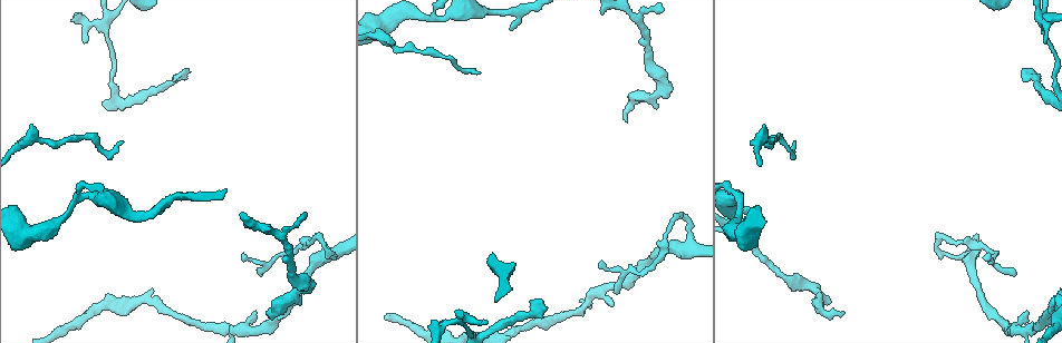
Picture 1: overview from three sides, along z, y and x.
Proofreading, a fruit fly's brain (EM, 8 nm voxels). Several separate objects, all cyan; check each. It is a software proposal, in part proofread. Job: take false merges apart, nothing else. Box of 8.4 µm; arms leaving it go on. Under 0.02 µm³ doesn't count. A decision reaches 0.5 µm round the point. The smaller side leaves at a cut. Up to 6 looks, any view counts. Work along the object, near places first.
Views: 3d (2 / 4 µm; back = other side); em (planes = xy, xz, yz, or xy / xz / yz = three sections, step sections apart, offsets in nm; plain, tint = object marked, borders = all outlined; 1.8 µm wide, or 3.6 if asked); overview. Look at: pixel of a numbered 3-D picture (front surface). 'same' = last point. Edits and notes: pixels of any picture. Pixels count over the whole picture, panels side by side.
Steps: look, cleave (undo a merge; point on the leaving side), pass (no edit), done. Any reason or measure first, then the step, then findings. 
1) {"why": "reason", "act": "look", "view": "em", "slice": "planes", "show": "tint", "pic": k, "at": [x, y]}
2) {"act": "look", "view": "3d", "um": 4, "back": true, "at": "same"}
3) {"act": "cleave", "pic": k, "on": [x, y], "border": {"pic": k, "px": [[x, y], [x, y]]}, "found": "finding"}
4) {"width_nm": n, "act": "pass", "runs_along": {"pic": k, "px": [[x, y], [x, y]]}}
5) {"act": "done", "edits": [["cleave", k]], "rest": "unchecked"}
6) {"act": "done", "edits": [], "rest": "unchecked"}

{"act": "look", "view": "em", "slice": "planes", "show": "plain", "pic": 1, "at": [462, 325]}

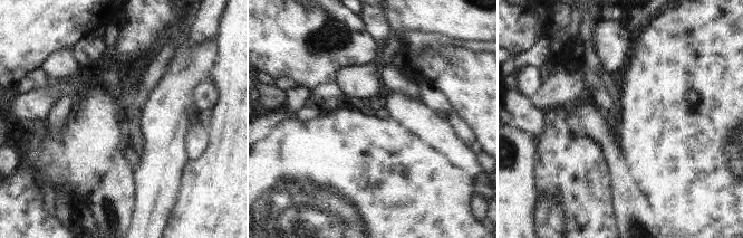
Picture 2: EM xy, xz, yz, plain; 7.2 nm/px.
{"act": "look", "view": "em", "slice": "planes", "show": "tint", "at": "same"}

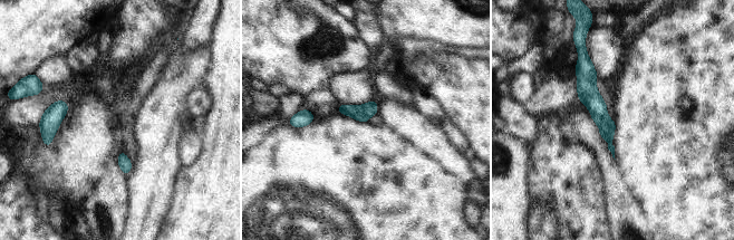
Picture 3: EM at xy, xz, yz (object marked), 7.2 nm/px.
{"act": "cleave", "pic": 3, "on": [589, 95], "border": {"pic": 3, "px": [[591, 112], [606, 114]]}, "found": "a second neuron is stuck on"}

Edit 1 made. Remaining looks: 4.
{"why": "branch point", "act": "look", "view": "em", "slice": "xz", "step": 8, "show": "tint", "pic": 1, "at": [967, 253]}

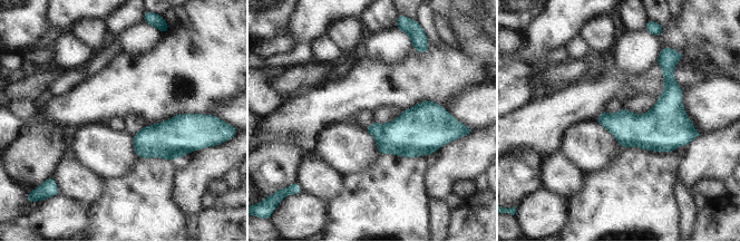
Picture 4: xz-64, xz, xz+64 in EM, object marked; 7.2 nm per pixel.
{"width_nm": 170, "act": "pass", "found": "continuous, no second neuron"}

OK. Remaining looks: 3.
{"why": "thin neck", "act": "look", "view": "3d", "um": 4, "pic": 1, "at": [651, 96]}

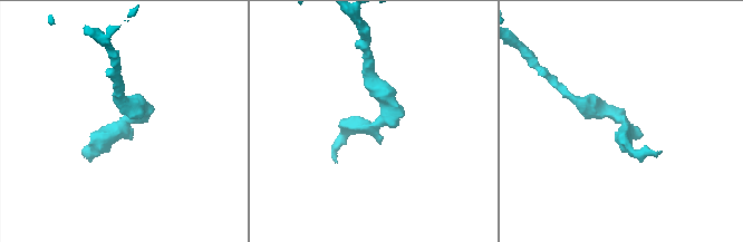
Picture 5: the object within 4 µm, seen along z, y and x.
{"why": "now the EM", "act": "look", "view": "em", "slice": "yz", "step": 8, "show": "tint", "pic": 5, "at": [122, 124]}

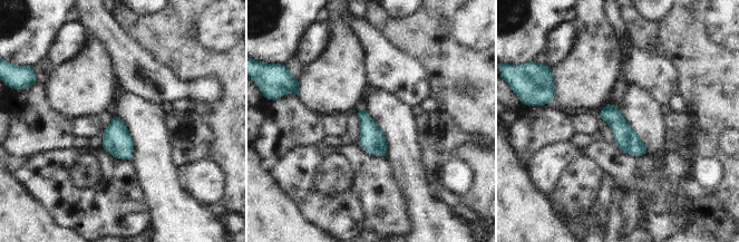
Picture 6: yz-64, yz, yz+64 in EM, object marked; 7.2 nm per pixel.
{"act": "look", "view": "em", "slice": "planes", "show": "tint", "at": "same"}

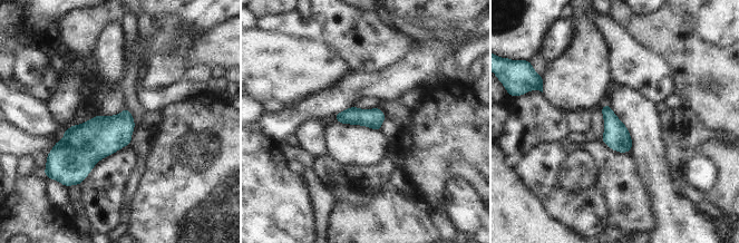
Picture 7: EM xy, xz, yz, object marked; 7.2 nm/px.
{"act": "pass", "found": "one neuron here"}

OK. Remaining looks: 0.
{"act": "done", "edits": [["cleave", 3]], "rest": "unchecked"}

